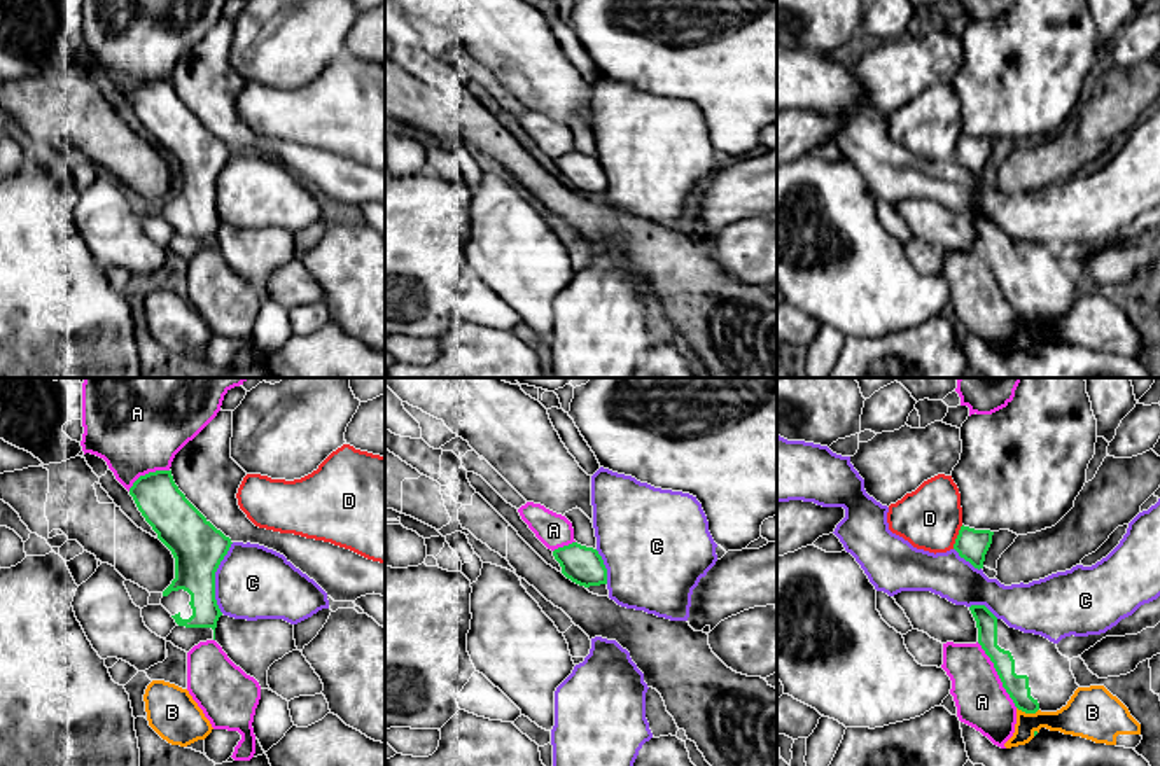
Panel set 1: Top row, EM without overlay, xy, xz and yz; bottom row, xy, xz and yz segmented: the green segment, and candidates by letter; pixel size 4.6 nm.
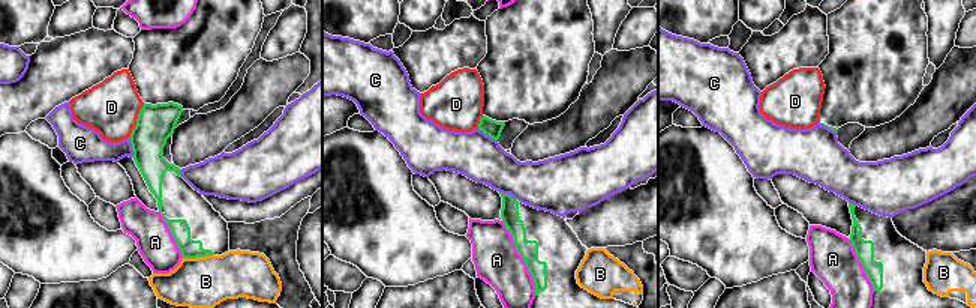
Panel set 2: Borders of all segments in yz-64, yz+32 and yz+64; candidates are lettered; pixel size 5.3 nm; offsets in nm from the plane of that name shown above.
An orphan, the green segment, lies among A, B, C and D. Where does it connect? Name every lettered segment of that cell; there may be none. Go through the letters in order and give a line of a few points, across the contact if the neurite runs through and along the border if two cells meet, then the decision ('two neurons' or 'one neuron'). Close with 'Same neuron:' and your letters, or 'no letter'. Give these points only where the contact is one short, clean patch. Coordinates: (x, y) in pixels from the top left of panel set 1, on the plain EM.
A: two neurons
B: yz (1017, 315), (1026, 320), (1038, 319) | two neurons
C: two neurons
D: two neurons
Same neuron: no letter

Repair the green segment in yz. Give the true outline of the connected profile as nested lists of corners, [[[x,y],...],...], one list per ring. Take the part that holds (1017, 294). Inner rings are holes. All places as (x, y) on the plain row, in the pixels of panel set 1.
[[[971,213],[969,219],[976,229],[978,252],[1018,318],[1057,320],[1067,313],[1080,294],[1069,266],[1059,261],[1057,252],[1010,236],[985,213]]]

